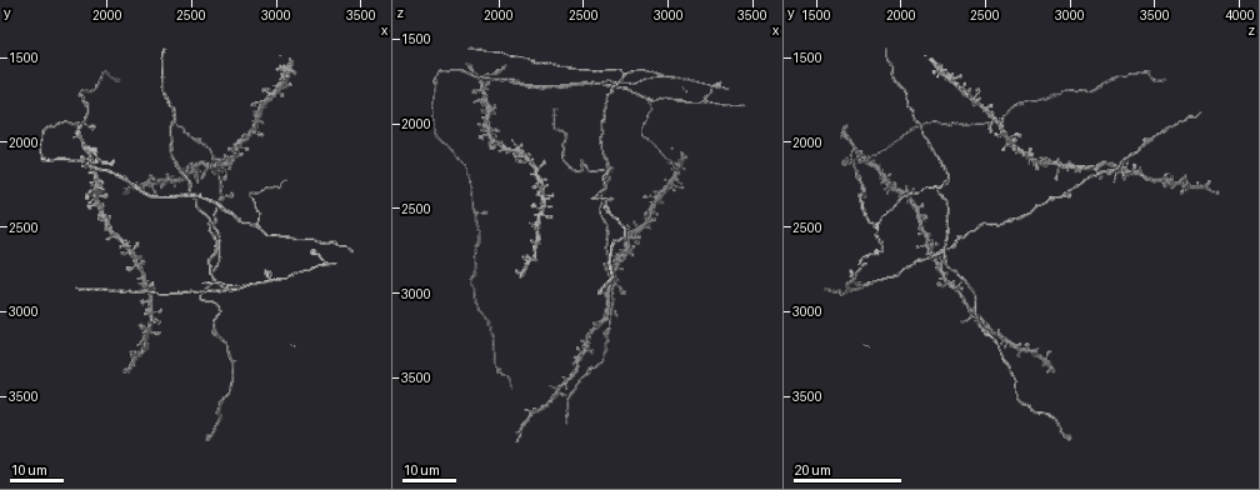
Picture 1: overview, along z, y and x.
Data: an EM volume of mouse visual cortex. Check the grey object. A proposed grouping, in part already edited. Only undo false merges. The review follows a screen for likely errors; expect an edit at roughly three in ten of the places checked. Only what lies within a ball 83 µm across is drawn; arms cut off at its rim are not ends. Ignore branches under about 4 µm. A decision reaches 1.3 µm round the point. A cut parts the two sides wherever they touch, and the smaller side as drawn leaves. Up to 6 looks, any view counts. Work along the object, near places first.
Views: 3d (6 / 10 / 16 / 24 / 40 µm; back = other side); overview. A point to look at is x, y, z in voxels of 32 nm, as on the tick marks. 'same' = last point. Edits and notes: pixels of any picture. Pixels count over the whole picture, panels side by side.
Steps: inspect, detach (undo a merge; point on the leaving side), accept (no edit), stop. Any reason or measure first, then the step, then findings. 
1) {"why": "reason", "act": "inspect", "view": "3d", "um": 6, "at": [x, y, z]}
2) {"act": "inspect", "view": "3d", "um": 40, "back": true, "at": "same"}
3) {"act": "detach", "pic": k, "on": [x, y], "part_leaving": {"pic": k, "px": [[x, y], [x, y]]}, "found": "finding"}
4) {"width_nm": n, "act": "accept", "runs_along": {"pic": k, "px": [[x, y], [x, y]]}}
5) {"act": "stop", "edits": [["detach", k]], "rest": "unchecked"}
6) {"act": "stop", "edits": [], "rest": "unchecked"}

{"why": "abrupt turn", "act": "inspect", "view": "3d", "um": 16, "at": [2500, 2300, 2200]}

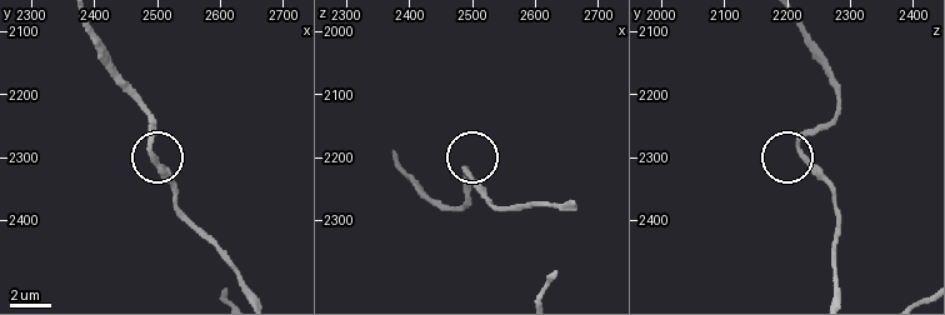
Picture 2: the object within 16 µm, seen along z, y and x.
{"why": "zoom in", "act": "inspect", "view": "3d", "um": 6, "at": [2490, 2285, 2220]}

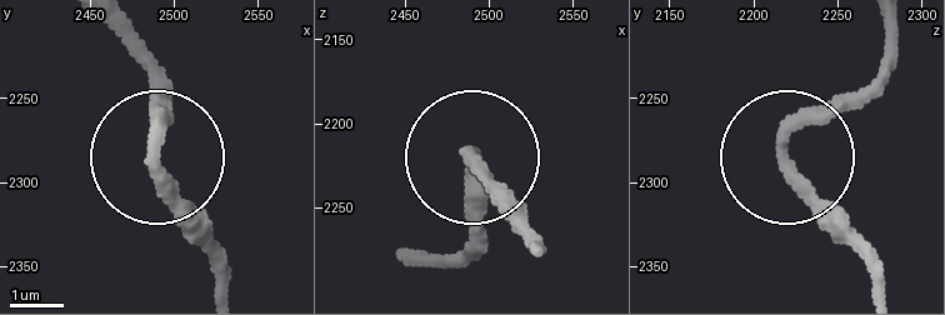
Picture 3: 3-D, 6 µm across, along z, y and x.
{"act": "accept", "found": "continuous, no second neuron"}

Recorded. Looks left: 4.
{"why": "three arms meet", "act": "inspect", "view": "3d", "um": 16, "at": [2640, 2180, 3180]}

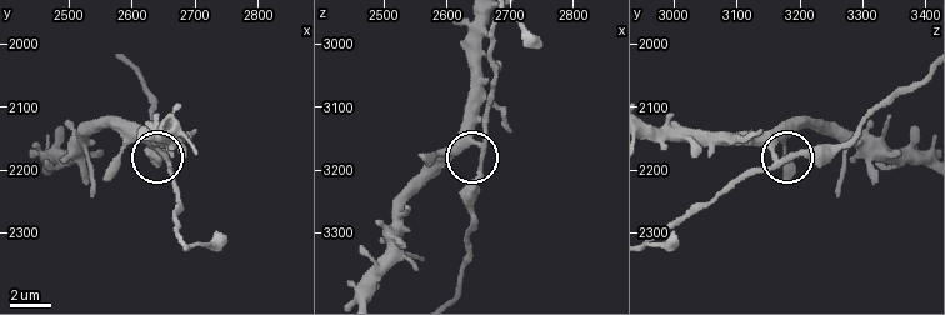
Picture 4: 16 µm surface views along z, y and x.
{"act": "inspect", "view": "3d", "um": 10, "at": [2655, 2175, 3165]}

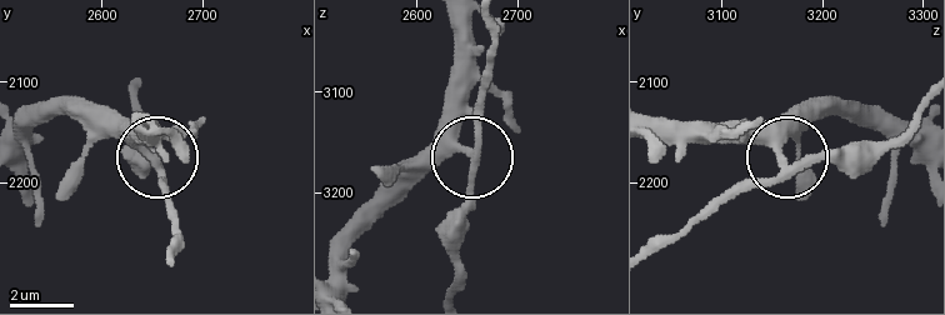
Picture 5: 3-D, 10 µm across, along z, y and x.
{"act": "accept", "runs_along": {"pic": 5, "px": [[488, 21], [493, 69], [469, 166], [461, 244]]}, "found": "one neuron here"}

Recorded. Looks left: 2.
{"act": "stop", "edits": [], "rest": "unchecked"}

